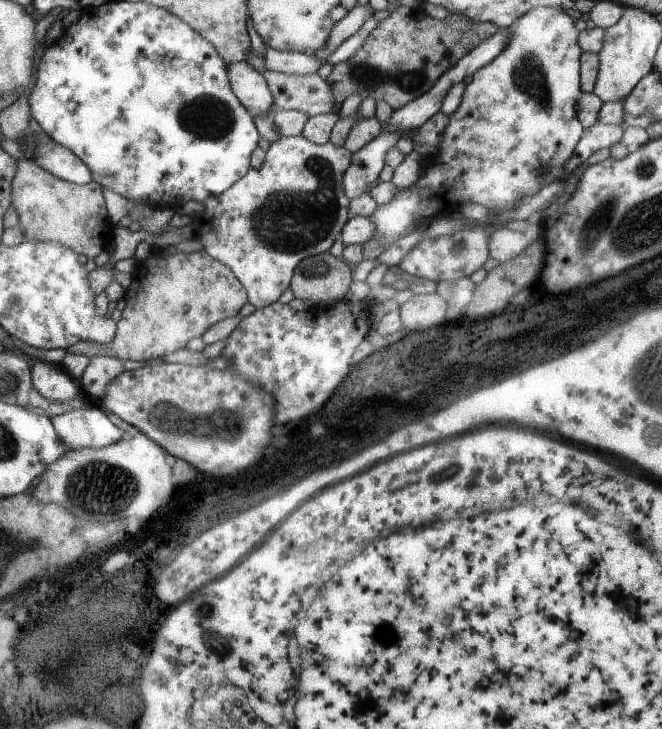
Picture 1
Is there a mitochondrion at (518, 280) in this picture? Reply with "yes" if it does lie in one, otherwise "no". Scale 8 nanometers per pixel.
no

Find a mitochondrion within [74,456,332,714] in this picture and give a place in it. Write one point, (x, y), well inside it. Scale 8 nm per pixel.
(220, 646)

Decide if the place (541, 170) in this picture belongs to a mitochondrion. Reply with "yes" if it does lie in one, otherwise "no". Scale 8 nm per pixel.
yes

